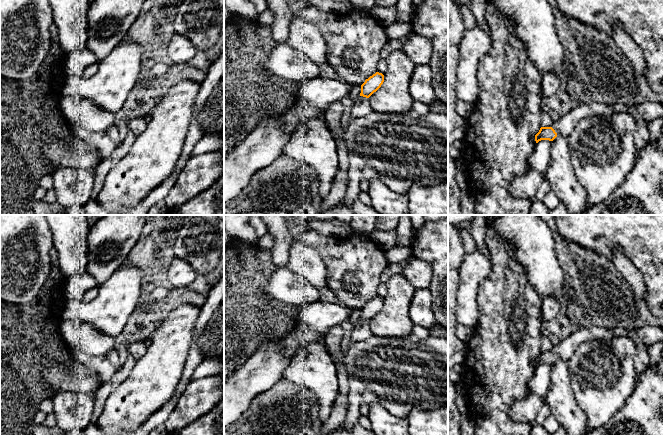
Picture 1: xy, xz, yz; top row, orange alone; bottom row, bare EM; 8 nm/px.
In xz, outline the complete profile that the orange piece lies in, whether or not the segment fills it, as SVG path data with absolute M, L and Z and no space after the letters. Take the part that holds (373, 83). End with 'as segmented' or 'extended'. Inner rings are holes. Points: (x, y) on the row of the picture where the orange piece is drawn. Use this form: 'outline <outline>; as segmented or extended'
outline M376 72L361 85L361 93L354 101L350 118L360 118L373 112L369 104L369 97L376 92L384 82L384 75L382 73Z; extended

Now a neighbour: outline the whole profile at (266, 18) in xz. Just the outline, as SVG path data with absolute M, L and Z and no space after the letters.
M267 8L261 14L257 15L256 20L261 25L270 26L275 20L274 13L270 8Z

